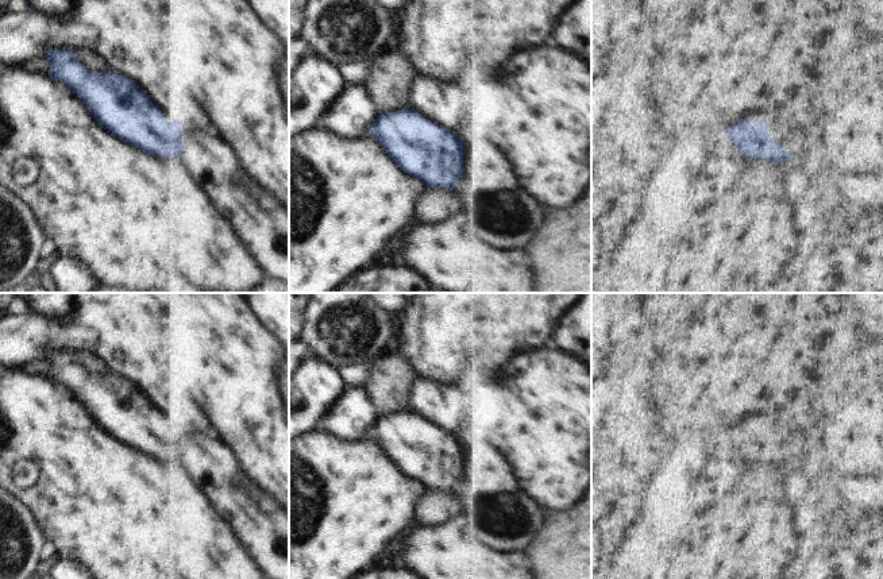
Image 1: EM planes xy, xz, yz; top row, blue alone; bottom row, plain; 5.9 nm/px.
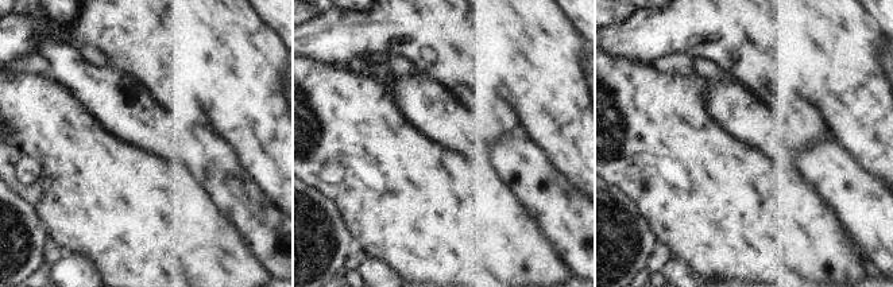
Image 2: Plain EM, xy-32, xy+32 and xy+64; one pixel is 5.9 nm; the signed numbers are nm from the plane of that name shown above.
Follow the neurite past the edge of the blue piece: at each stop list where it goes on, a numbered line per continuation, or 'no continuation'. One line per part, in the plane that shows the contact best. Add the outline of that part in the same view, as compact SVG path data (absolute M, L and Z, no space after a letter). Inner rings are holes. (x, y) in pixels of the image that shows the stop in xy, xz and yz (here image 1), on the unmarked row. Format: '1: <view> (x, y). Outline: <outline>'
1: yz (797, 428). Outline: M818 379L805 381L805 387L788 401L776 405L744 405L741 422L760 422L768 428L771 441L806 472L815 483L818 455L825 449L826 429L815 408L822 385Z

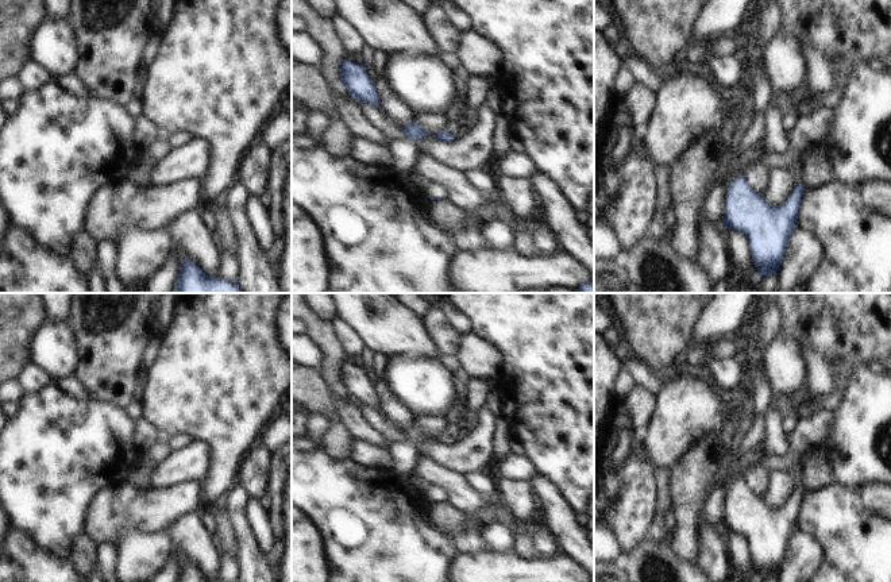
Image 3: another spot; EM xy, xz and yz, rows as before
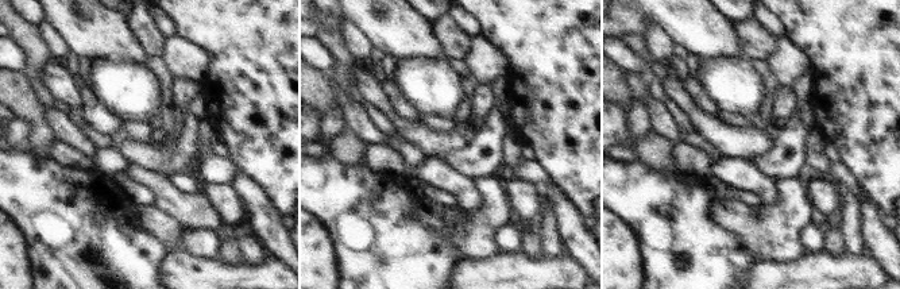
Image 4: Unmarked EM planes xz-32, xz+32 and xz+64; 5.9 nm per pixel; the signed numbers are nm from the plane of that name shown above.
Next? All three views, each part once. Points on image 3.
1: xz (428, 490). Outline: M410 473L408 475L408 481L421 494L421 497L427 502L429 502L432 500L443 500L446 502L448 501L447 492L437 485L431 483L427 479L424 479L413 473Z

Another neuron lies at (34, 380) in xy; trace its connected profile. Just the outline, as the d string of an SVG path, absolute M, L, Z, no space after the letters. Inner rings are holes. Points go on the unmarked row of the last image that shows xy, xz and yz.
M31 363L19 378L27 394L40 392L51 382L51 377L35 363Z

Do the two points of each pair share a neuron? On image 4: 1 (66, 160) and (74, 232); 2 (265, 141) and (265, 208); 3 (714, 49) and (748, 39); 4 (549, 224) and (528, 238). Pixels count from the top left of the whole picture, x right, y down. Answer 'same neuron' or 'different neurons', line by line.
1: different neurons
2: different neurons
3: different neurons
4: different neurons

